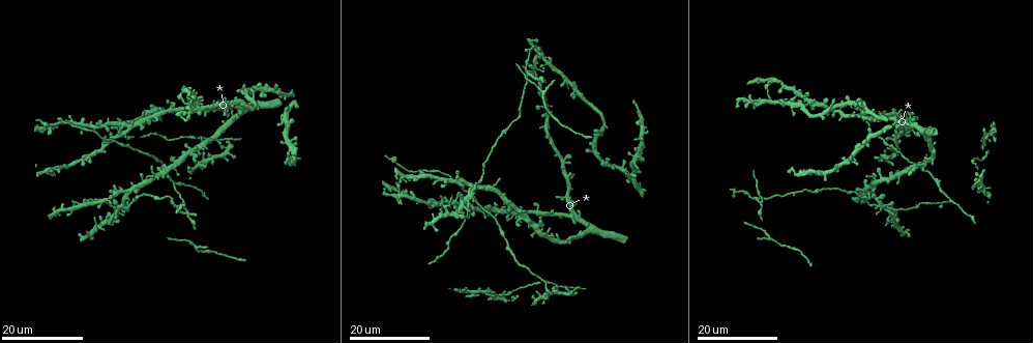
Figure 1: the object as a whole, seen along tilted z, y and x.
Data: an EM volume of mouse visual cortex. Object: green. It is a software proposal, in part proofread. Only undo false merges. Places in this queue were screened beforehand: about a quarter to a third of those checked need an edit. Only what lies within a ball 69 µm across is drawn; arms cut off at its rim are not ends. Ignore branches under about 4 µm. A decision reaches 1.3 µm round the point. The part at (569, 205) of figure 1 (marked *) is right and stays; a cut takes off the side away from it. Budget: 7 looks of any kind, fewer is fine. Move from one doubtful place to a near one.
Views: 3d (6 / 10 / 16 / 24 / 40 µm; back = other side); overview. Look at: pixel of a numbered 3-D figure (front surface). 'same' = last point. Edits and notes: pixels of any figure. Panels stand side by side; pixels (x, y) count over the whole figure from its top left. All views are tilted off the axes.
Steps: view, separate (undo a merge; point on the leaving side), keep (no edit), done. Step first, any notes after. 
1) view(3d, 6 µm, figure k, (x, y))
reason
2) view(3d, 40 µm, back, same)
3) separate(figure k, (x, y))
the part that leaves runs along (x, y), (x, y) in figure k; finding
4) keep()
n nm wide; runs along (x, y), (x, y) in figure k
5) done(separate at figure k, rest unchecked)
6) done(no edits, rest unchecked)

view(3d, 16 µm, figure 1, (115, 142))
small branch off a trunk

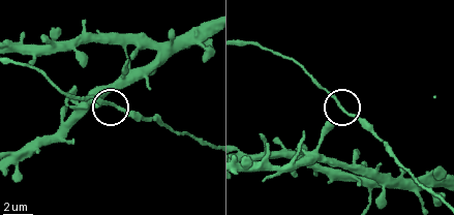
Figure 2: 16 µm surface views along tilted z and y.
view(3d, 10 µm, figure 2, (341, 108))
zoom in

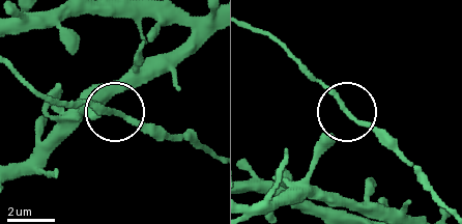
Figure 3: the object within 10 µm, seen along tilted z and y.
keep()
150 nm wide; continuous, no second neuron

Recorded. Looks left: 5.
view(3d, 16 µm, figure 1, (878, 205))
small branch off a trunk

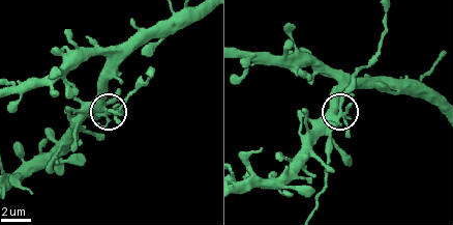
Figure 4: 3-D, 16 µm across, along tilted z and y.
view(3d, 10 µm, figure 4, (343, 114))

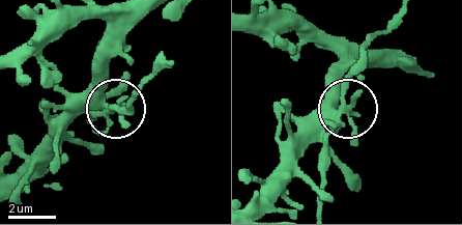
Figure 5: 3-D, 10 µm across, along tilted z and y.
keep()
5 arms; continuous, no second neuron

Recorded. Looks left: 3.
view(3d, 16 µm, figure 1, (768, 82))
branch point

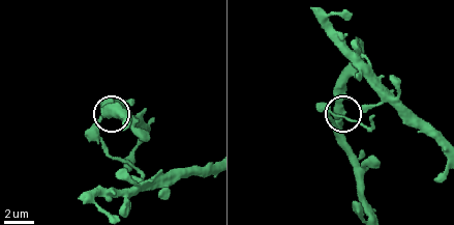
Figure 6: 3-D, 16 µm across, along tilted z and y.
view(3d, 6 µm, same)

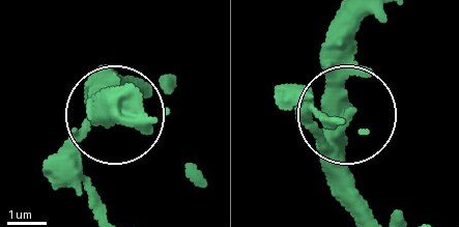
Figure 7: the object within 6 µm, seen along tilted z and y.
view(3d, 6 µm, back, figure 7, (335, 133))

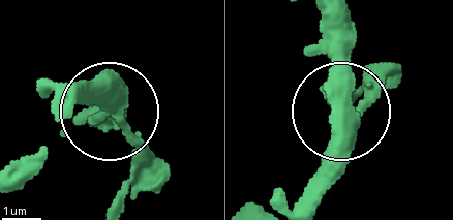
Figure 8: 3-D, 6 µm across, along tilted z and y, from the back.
separate(figure 8, (132, 166))
the part that leaves runs along (120, 118), (130, 180), (117, 209) in figure 8; two neurons meet here

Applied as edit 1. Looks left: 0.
done(separate at figure 8, rest unchecked)

